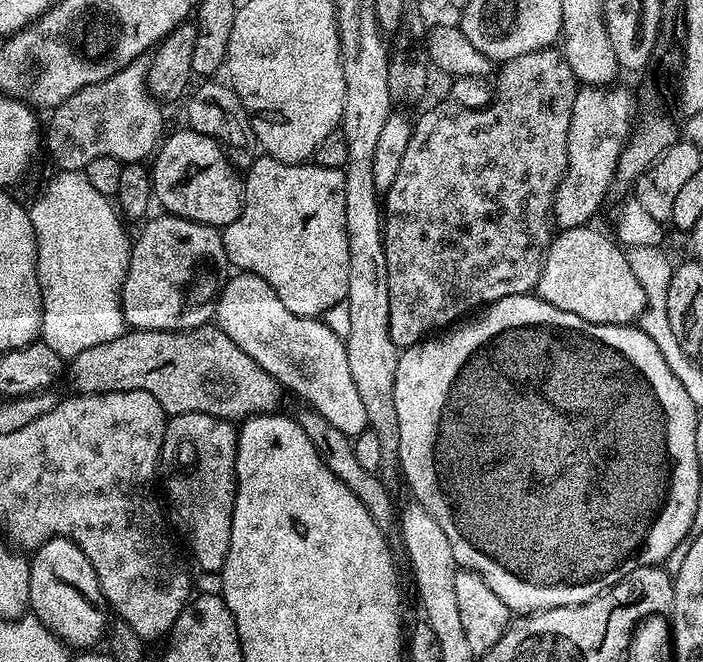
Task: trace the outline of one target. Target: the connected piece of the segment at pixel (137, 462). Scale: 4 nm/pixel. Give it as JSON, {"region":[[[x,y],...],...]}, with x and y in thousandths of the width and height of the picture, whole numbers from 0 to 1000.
{"region":[[[179,589],[178,592],[162,592],[162,594],[134,594],[131,597],[115,597],[102,595],[98,604],[75,609],[73,618],[68,622],[60,625],[58,630],[50,631],[48,636],[43,637],[41,642],[34,644],[28,650],[20,650],[18,654],[11,654],[7,660],[11,663],[11,798],[3,805],[4,814],[10,817],[13,823],[24,825],[30,822],[31,826],[40,828],[38,831],[50,831],[64,822],[67,816],[74,816],[78,810],[87,810],[95,816],[102,816],[111,825],[111,831],[117,831],[117,837],[122,837],[122,843],[128,843],[128,855],[134,855],[134,867],[139,867],[139,885],[145,885],[145,897],[148,905],[154,908],[154,917],[169,935],[179,940],[179,946],[185,946],[185,952],[191,952],[191,958],[196,958],[196,964],[202,964],[208,970],[216,970],[226,964],[238,962],[239,956],[243,955],[248,940],[253,934],[253,927],[266,915],[270,902],[275,899],[276,890],[273,890],[273,870],[267,866],[269,847],[260,846],[256,841],[256,828],[249,822],[248,817],[239,811],[239,792],[233,787],[233,773],[222,763],[222,737],[225,743],[225,708],[228,705],[228,681],[230,680],[230,668],[233,666],[233,657],[236,656],[236,644],[239,642],[240,630],[235,627],[235,622],[225,610],[219,597],[211,595],[208,589]]]}

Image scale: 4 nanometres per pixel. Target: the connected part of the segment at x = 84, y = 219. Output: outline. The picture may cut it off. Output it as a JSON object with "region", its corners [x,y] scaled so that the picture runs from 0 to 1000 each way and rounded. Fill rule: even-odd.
{"region":[[[85,257],[78,263],[51,305],[44,308],[41,320],[50,353],[51,418],[61,456],[57,511],[88,542],[101,544],[114,532],[156,517],[181,500],[172,441],[182,412],[188,360],[171,335],[166,316],[159,314],[155,298],[142,293],[118,258]]]}

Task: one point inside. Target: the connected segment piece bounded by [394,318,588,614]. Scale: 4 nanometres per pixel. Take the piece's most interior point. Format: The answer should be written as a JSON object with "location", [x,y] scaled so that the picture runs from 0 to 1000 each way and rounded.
{"location":[600,562]}

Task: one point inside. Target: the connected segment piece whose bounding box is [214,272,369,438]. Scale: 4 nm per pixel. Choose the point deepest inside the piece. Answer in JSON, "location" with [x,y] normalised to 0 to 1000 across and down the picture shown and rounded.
{"location":[435,538]}

